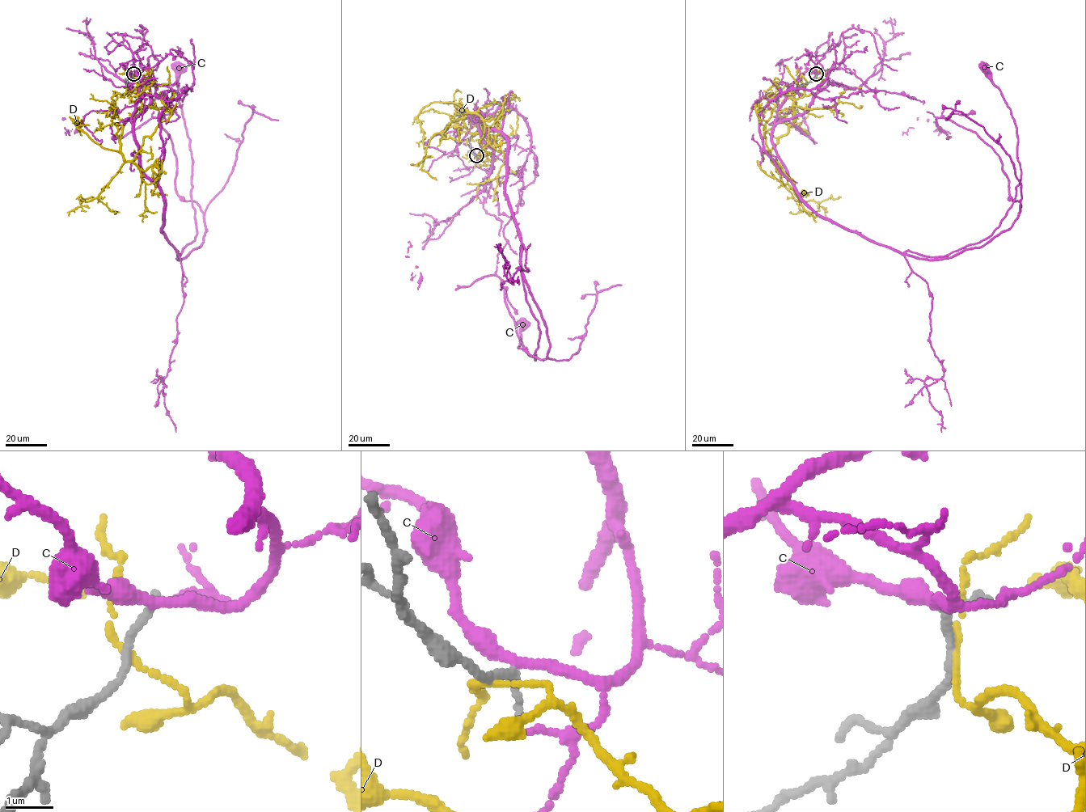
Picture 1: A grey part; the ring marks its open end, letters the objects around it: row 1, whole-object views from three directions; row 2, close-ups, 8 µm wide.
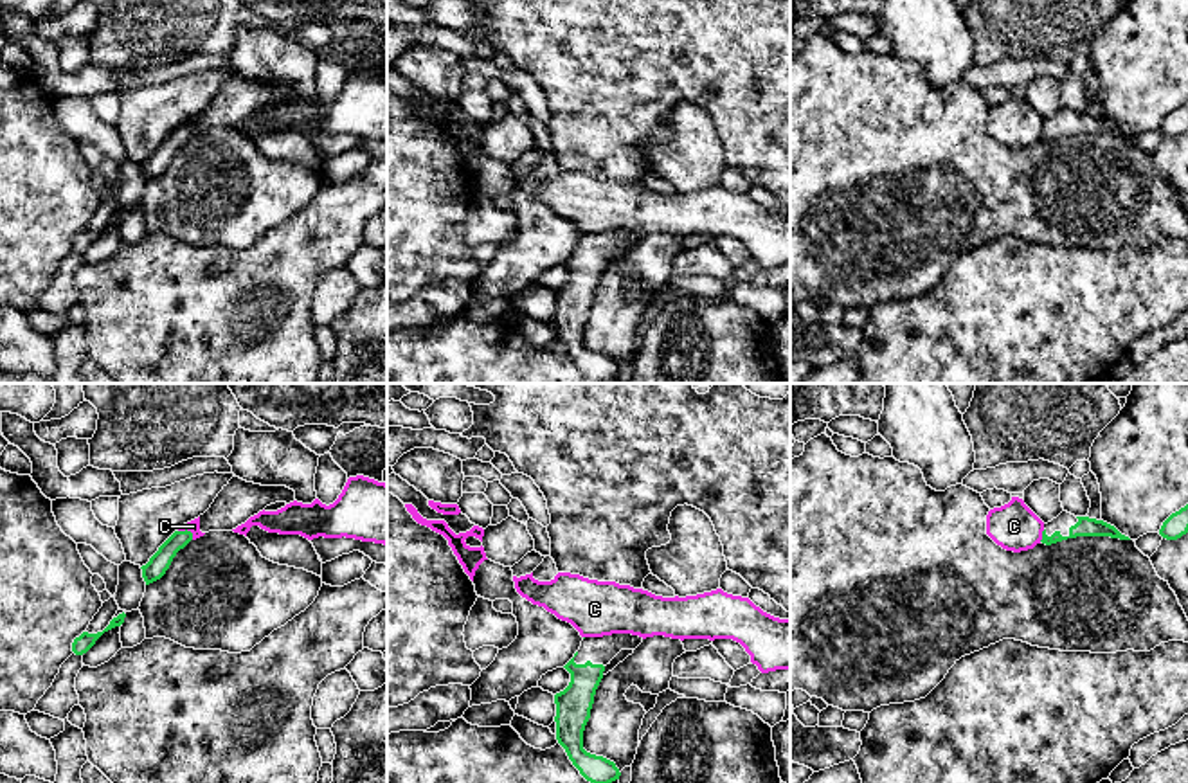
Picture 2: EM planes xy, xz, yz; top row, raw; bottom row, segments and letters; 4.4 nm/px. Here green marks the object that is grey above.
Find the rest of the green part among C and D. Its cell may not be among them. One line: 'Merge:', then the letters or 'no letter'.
Merge: no letter

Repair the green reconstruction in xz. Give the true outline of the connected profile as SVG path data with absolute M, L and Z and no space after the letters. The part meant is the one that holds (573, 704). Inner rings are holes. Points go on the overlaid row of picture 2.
M632 634L583 637L580 650L563 666L571 673L571 682L554 695L556 740L572 765L590 783L612 783L621 776L614 761L583 749L583 731L590 718L596 689L605 666L621 650L635 650L641 643L643 637Z

